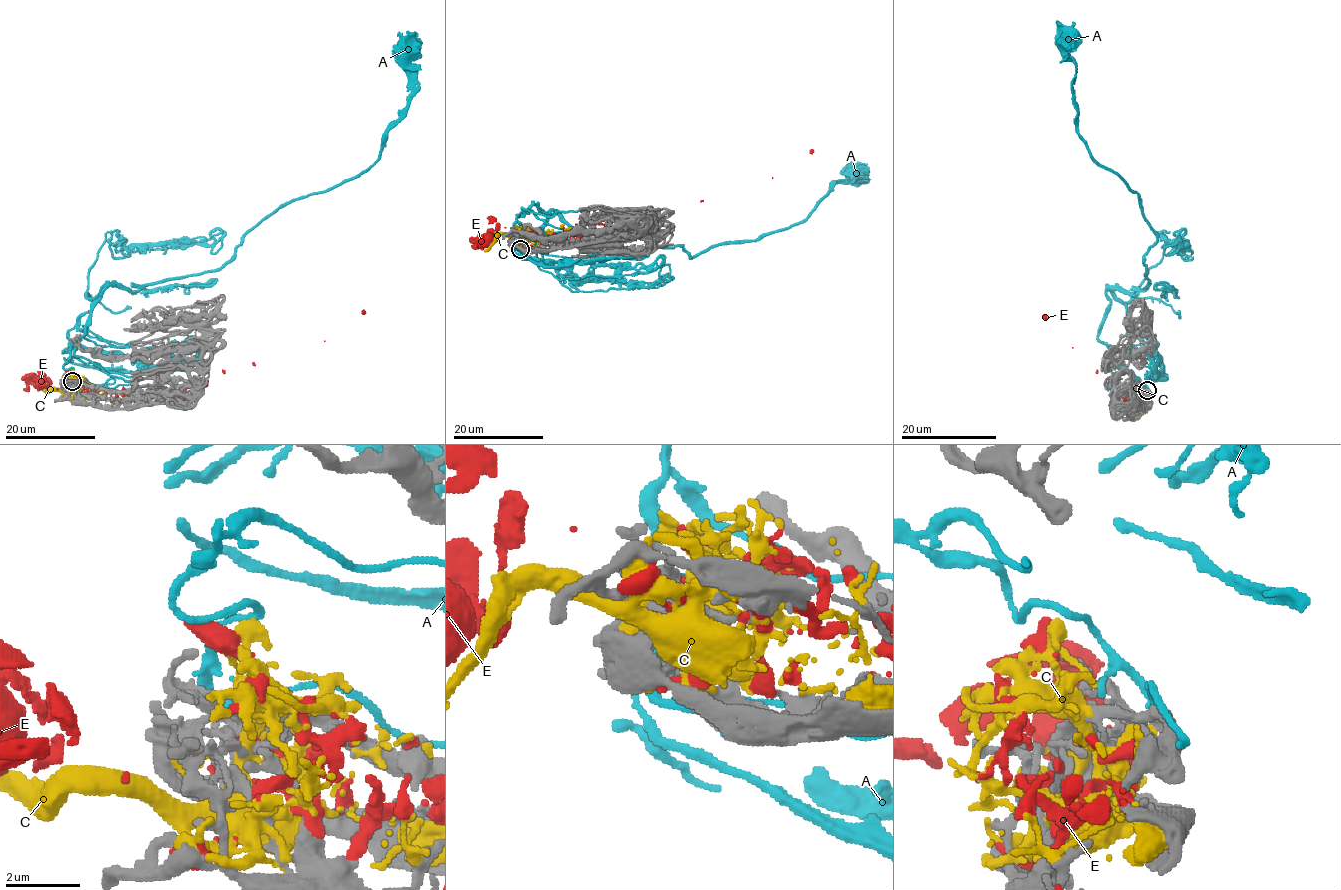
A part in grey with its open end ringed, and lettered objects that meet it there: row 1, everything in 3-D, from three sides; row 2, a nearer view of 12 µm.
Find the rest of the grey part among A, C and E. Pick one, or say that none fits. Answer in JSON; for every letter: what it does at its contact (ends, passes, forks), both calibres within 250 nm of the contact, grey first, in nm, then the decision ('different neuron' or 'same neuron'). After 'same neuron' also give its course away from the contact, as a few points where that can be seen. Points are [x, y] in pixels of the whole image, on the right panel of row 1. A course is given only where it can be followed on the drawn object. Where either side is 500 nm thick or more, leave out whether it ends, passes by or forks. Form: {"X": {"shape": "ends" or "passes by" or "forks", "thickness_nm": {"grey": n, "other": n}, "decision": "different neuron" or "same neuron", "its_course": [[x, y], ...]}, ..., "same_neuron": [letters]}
{"A": {"shape": "passes by", "thickness_nm": {"grey": 340, "other": 240}, "decision": "same neuron", "its_course": [[1147, 390], [1098, 339], [1106, 291], [1136, 294], [1148, 282], [1157, 235], [1139, 195], [1078, 132], [1068, 39]]}, "C": {"shape": "ends", "thickness_nm": {"grey": 320, "other": 360}, "decision": "different neuron"}, "E": {"shape": "ends", "thickness_nm": {"grey": 260, "other": 280}, "decision": "different neuron"}, "same_neuron": ["A"]}

